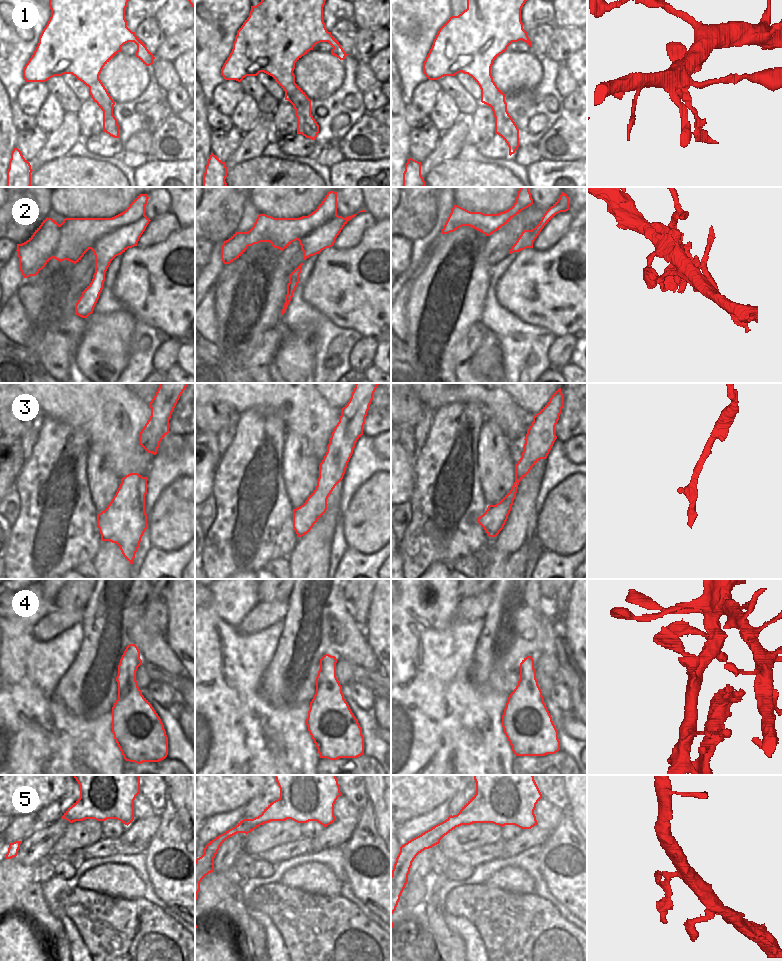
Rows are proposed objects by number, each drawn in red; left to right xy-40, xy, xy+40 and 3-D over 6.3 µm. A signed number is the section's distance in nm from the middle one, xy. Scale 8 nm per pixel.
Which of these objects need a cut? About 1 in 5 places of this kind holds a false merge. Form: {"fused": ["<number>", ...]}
{"fused": ["5"]}

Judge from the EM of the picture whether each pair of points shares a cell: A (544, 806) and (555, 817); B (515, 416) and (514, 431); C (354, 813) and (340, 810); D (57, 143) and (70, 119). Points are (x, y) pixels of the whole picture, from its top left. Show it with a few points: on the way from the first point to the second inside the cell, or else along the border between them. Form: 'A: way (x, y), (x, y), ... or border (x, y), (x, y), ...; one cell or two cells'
A: way (547, 809), (552, 814); one cell
B: way (514, 420), (514, 427); one cell
C: way (351, 812), (343, 810); one cell
D: way (63, 137), (69, 131), (70, 125); one cell

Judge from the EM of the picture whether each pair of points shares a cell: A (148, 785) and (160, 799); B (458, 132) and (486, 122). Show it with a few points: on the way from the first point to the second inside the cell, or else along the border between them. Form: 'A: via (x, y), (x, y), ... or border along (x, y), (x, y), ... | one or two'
A: via (152, 787), (160, 795) | one
B: border along (467, 118), (468, 130), (464, 143) | two

